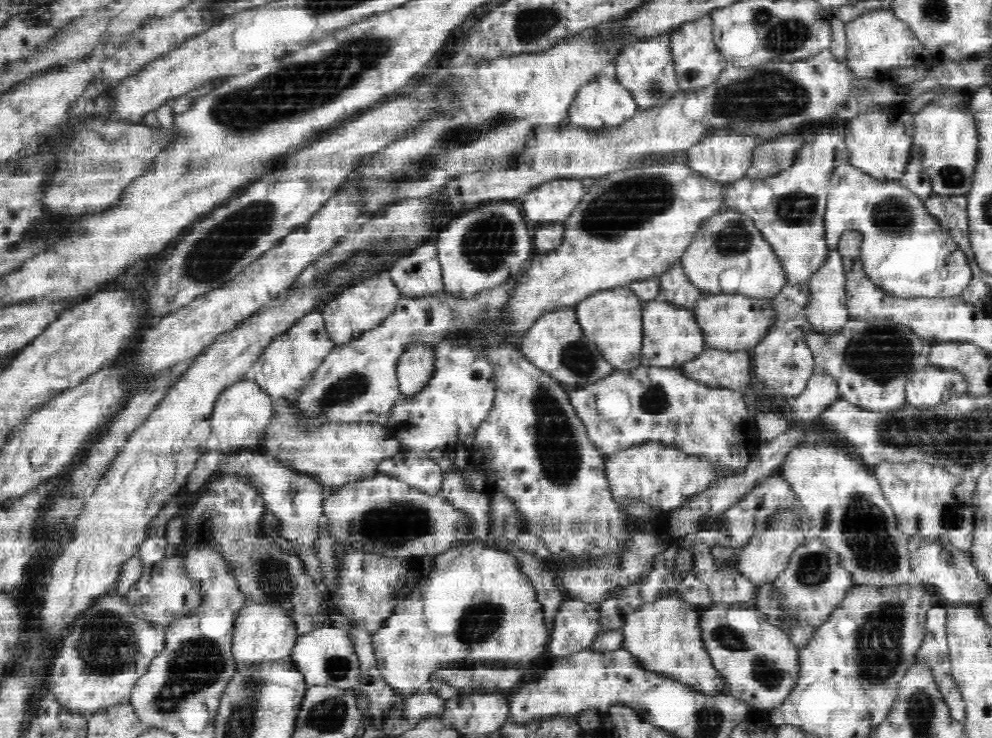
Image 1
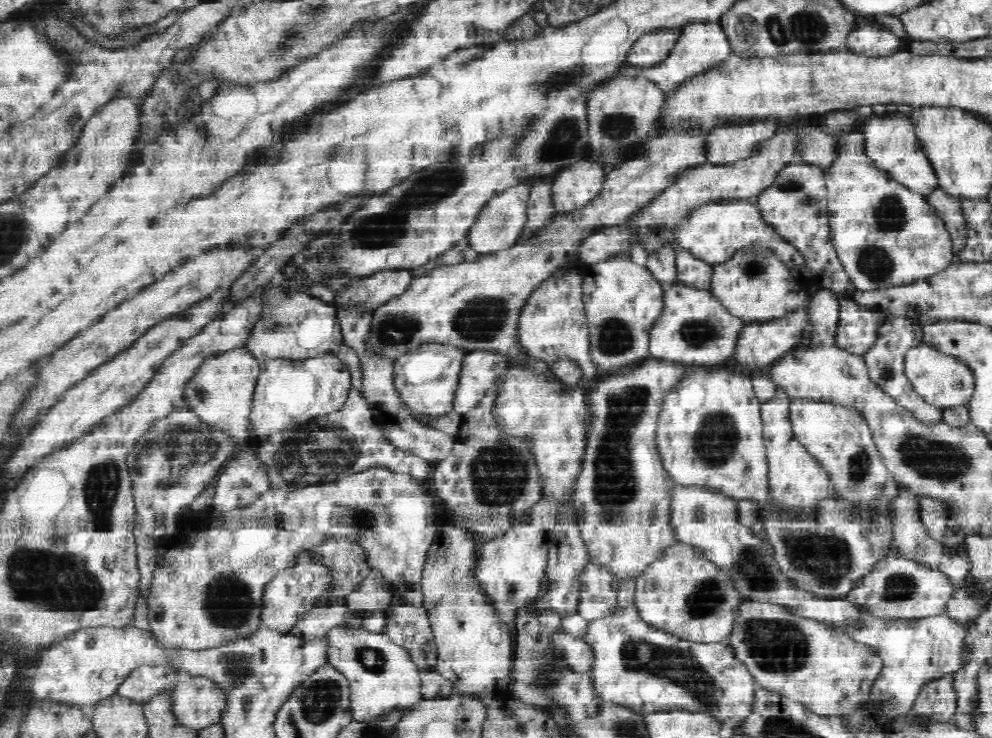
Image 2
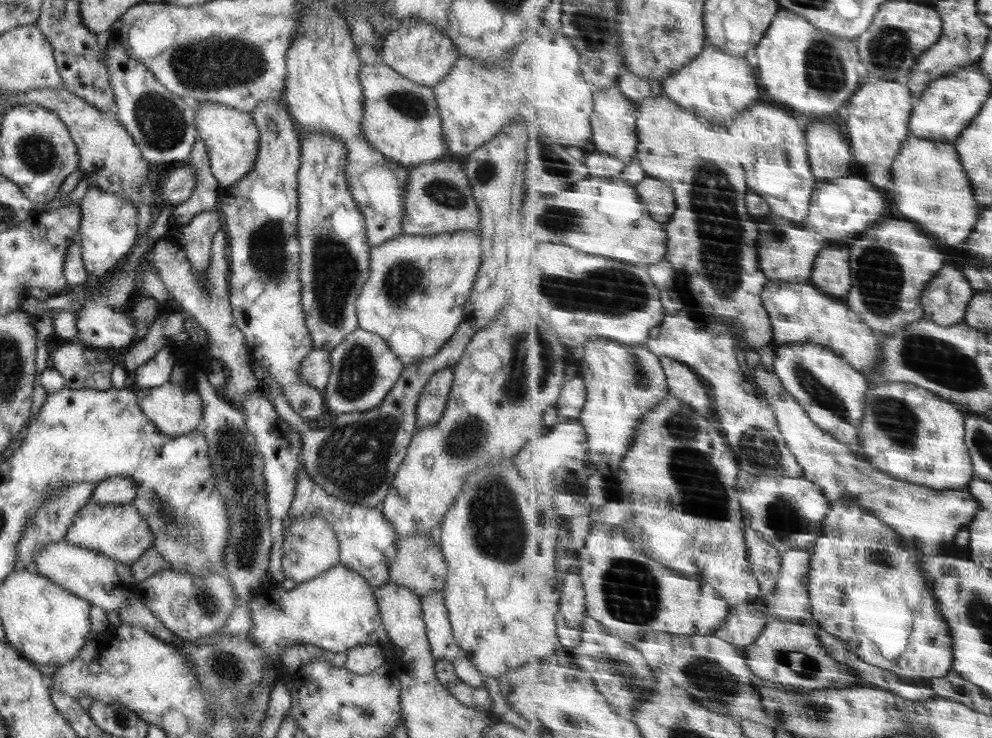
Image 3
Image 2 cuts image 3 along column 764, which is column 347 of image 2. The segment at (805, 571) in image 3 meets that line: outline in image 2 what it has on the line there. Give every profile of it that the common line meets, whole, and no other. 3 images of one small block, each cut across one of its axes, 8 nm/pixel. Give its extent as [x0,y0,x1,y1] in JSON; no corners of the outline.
[346,579,395,611]

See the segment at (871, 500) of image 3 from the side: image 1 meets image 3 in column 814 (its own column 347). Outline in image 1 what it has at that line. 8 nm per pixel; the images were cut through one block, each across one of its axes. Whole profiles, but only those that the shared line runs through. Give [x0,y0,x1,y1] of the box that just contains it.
[261,392,400,487]

